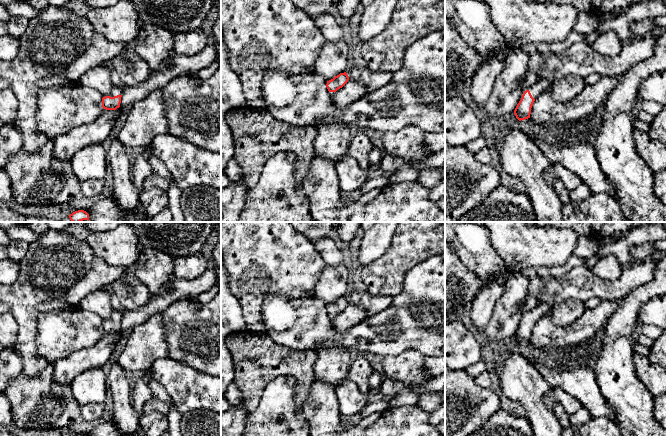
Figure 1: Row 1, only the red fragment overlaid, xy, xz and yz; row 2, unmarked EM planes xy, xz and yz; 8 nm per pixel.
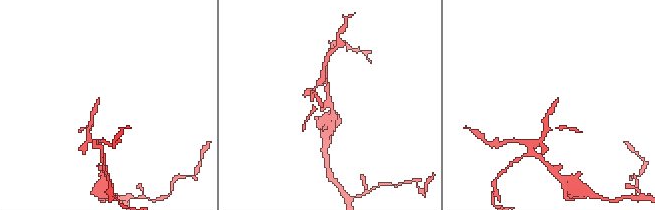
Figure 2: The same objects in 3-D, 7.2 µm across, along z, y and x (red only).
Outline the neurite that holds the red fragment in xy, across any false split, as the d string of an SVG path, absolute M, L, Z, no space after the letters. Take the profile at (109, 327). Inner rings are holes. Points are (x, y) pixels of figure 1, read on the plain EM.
M113 308L109 320L102 322L102 331L106 334L116 334L120 331L123 312L119 309Z

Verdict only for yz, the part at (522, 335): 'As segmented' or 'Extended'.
Extended

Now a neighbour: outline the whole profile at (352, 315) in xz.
M349 303L342 312L333 317L331 324L336 331L346 332L365 318L367 312L364 308Z

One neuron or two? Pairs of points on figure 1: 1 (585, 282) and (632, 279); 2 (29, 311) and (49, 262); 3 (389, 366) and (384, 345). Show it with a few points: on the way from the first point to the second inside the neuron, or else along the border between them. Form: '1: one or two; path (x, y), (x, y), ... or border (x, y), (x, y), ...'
1: one; path (597, 286), (620, 286)
2: one; path (29, 299), (29, 291), (45, 274)
3: two; border (409, 349), (398, 354), (389, 354), (383, 357)

